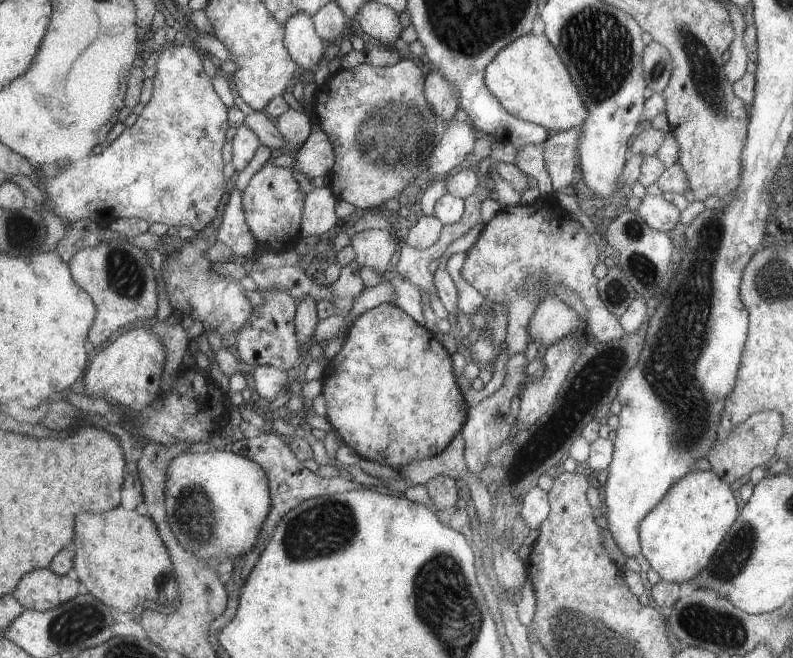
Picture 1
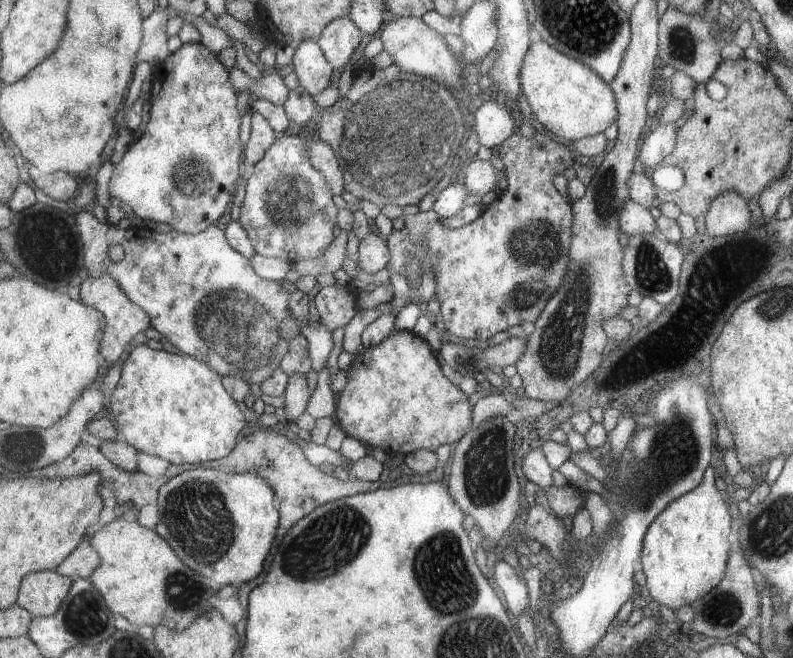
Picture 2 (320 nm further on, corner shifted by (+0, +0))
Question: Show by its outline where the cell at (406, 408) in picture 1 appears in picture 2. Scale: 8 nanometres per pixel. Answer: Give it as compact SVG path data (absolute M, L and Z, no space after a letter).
M396 331L389 333L378 345L365 347L360 352L353 354L353 364L350 365L347 370L348 375L346 378L346 384L343 389L338 392L337 398L335 398L335 410L333 414L336 416L339 426L343 429L347 436L353 437L359 440L365 447L377 447L381 448L388 457L394 454L400 454L405 456L407 453L416 451L417 449L427 449L434 451L439 445L453 444L457 442L466 432L471 429L471 406L467 404L467 395L463 394L461 390L457 390L439 370L439 364L437 360L429 354L429 346L425 340L419 340L415 338L411 332Z

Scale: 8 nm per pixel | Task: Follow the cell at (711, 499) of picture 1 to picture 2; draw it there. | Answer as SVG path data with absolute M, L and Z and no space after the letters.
M711 467L705 468L701 482L672 500L653 519L644 534L644 548L639 562L646 578L647 592L655 602L672 611L707 595L726 571L725 560L729 550L727 534L731 530L731 520L725 506L727 502L723 499L730 499L717 490L715 478Z

